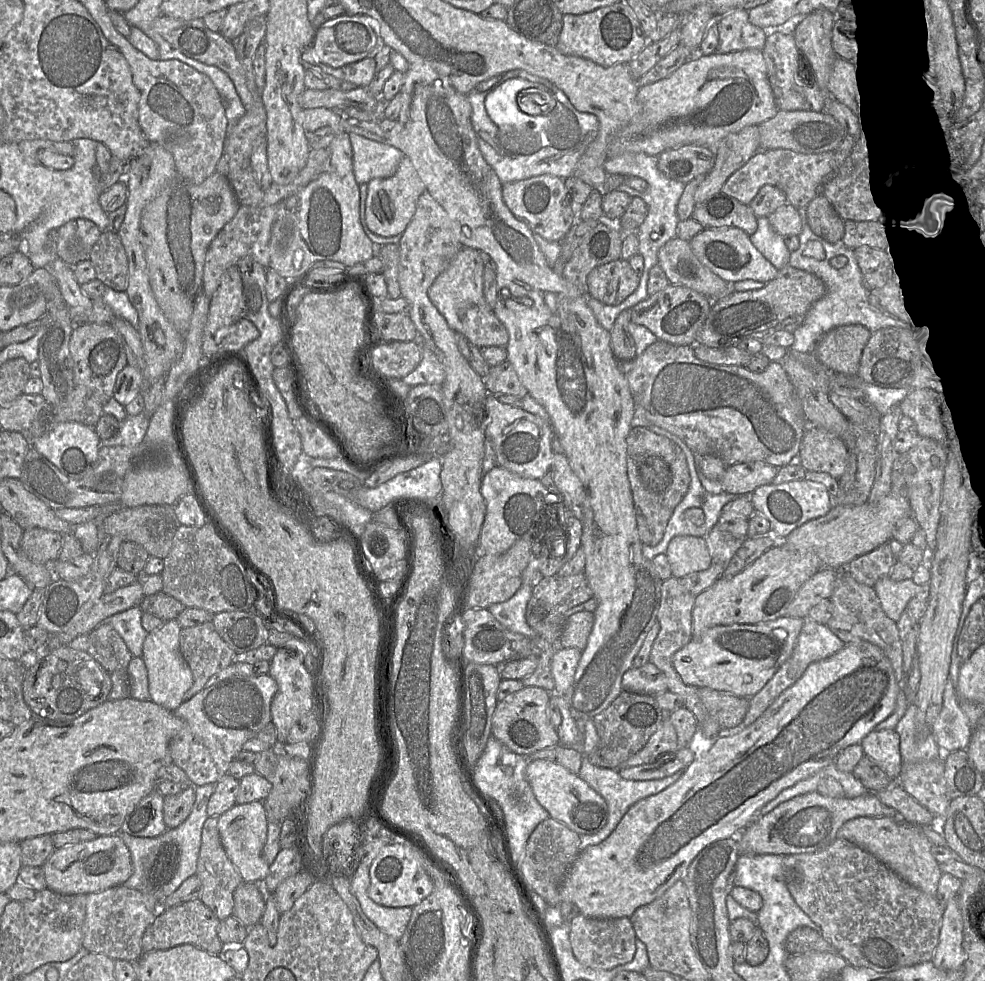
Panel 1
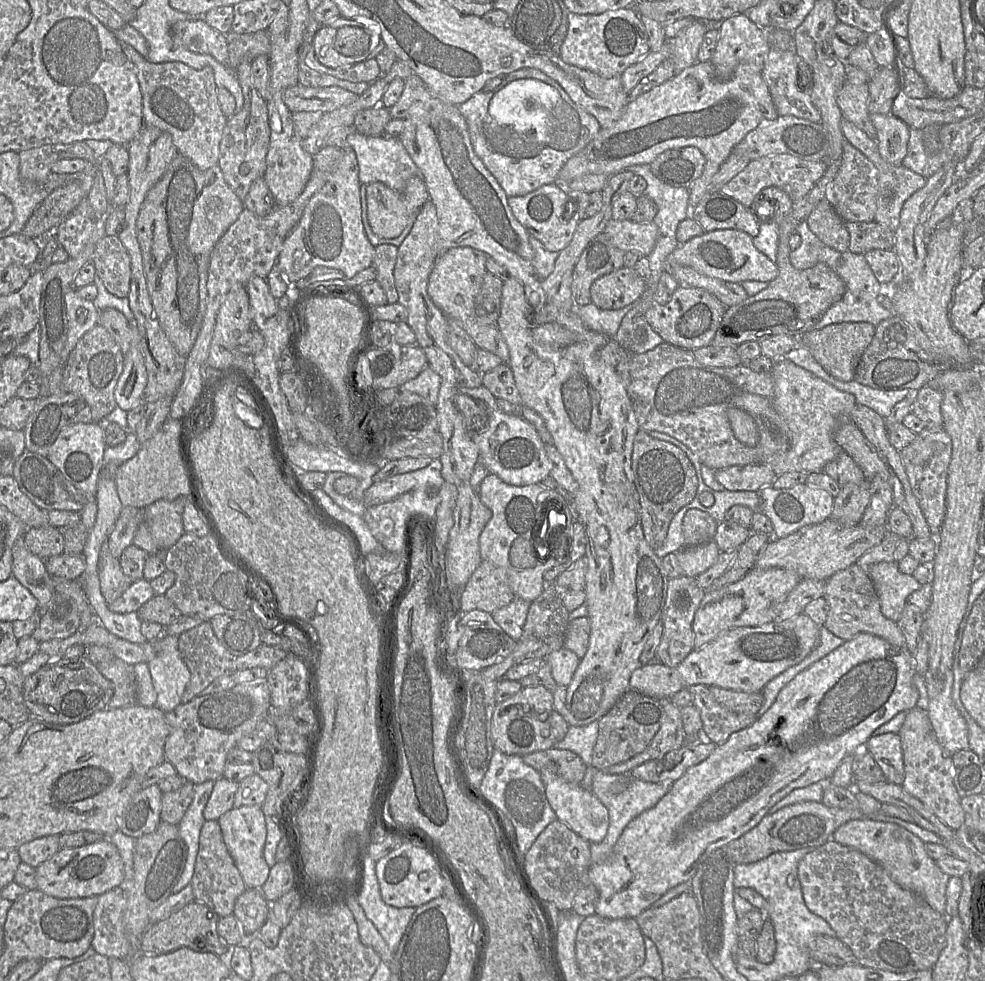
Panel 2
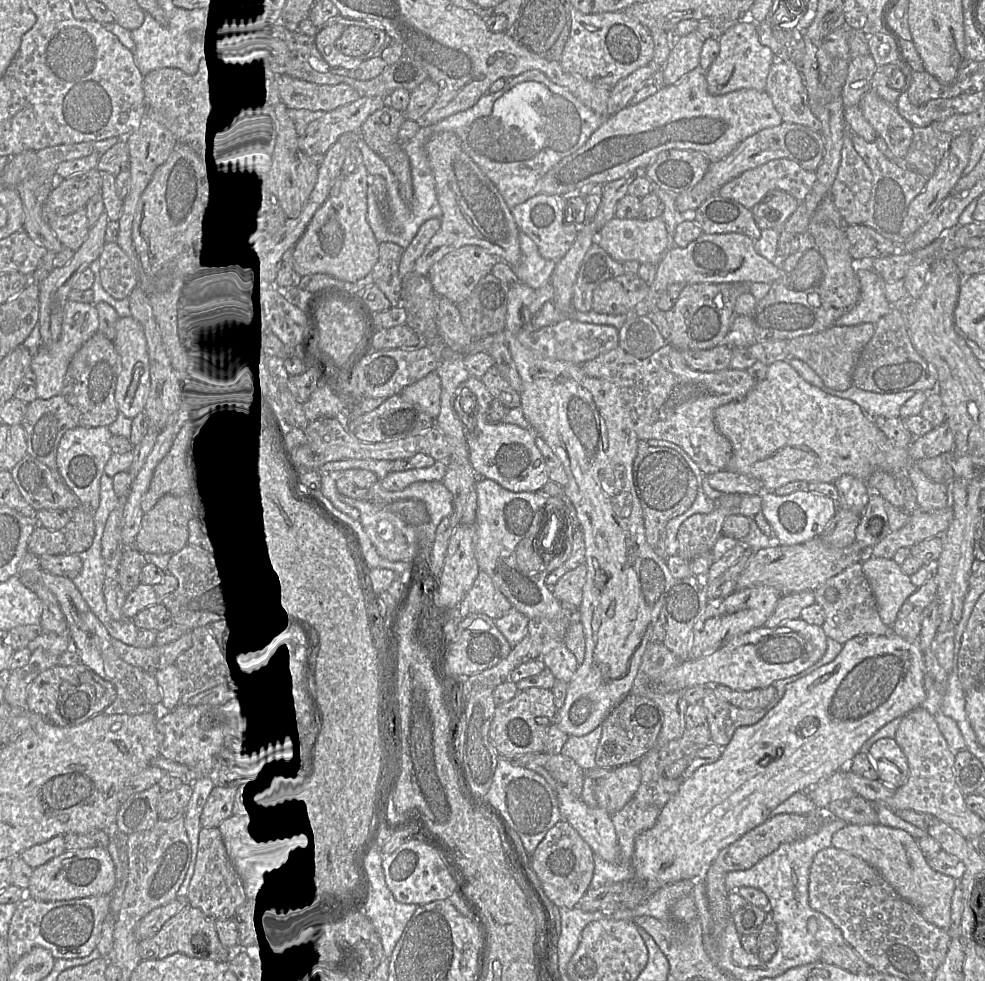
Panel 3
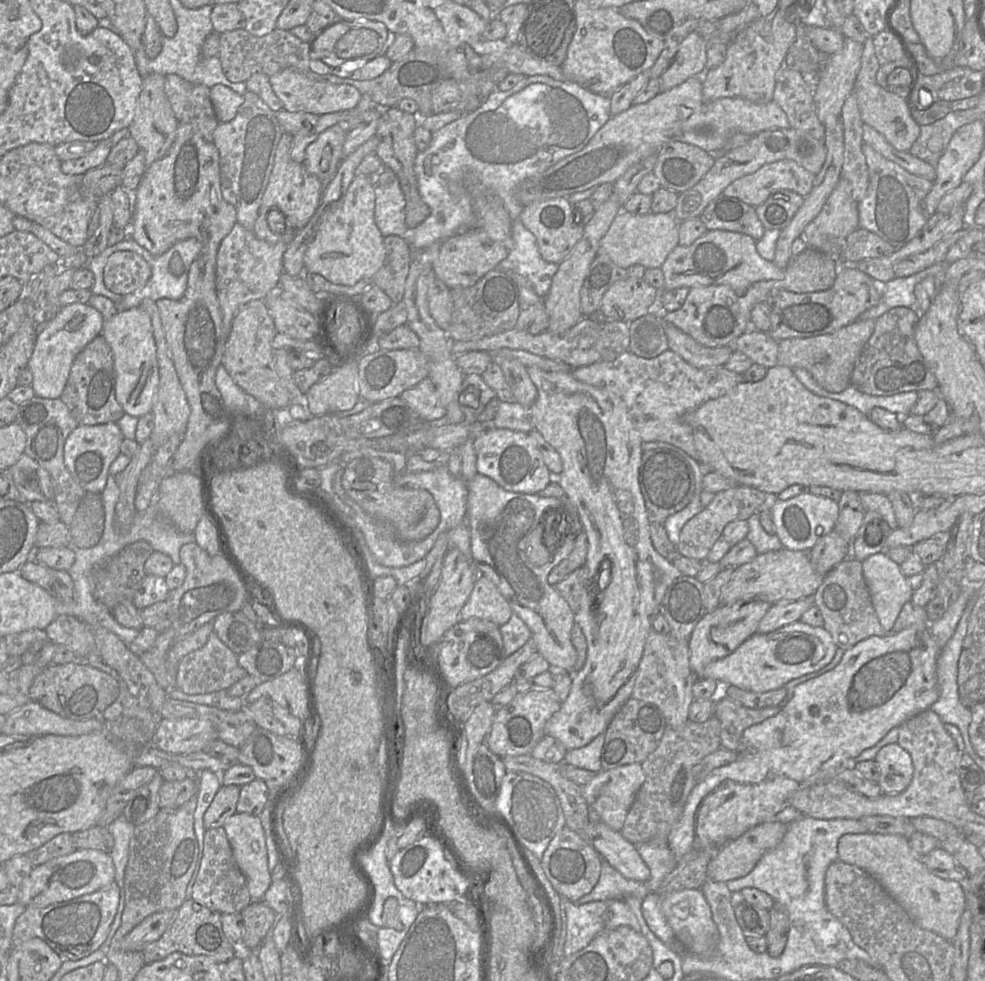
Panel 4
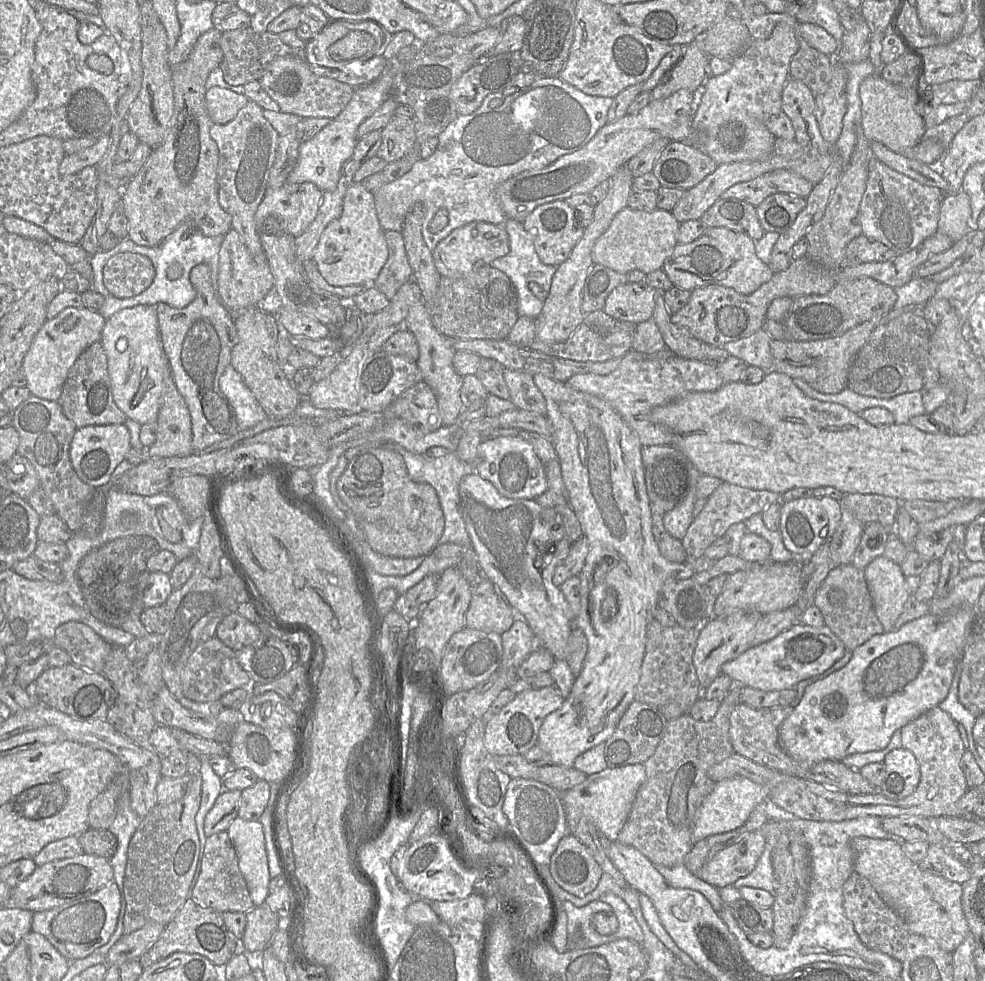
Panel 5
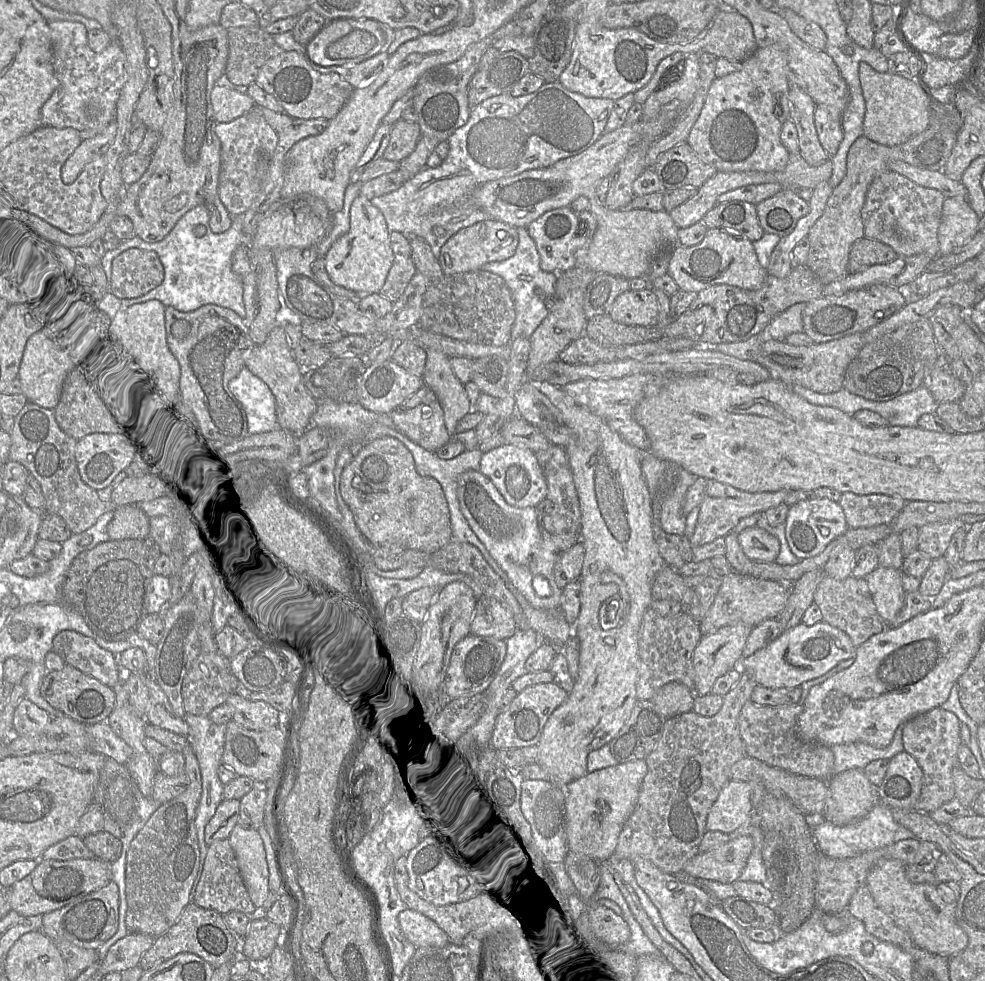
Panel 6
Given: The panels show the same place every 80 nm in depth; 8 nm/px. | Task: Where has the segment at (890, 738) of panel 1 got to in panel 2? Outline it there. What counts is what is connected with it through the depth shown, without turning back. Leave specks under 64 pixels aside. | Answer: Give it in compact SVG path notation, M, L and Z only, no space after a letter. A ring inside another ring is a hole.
M896 733L871 736L864 749L873 757L881 768L886 781L902 785L905 768L900 737Z

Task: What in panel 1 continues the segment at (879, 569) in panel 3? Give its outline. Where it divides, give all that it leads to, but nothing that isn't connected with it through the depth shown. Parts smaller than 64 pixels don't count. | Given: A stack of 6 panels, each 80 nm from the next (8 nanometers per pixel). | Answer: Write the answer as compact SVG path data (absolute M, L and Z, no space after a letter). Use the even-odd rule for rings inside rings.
M886 575L876 582L874 589L885 614L897 622L909 601L920 593L927 592L927 585L917 584L912 578L895 581Z

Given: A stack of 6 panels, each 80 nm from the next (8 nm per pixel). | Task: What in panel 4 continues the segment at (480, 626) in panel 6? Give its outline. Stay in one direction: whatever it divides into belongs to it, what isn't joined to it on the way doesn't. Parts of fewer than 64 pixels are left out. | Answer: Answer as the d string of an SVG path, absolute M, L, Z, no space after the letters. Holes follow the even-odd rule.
M478 575L471 595L460 611L460 620L479 618L501 626L509 621L512 613L496 586L484 575Z

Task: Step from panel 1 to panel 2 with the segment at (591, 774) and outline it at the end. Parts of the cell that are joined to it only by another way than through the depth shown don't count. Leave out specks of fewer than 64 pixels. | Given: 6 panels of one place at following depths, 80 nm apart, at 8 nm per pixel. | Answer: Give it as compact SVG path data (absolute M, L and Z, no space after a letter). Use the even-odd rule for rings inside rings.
M597 769L597 772L593 776L592 792L608 810L609 827L603 841L600 843L590 843L591 865L602 863L611 855L614 845L628 823L644 811L655 806L668 792L672 783L672 781L660 783L645 782L632 778L630 775L606 774L602 770ZM620 780L629 781L628 786L620 793L613 793L611 786L621 782Z

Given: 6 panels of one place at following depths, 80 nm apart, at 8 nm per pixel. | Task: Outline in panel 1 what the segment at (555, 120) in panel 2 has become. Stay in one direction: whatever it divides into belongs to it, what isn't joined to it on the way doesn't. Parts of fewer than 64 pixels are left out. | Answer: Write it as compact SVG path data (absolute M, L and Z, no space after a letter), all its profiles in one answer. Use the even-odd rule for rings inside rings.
M511 78L488 91L473 91L468 99L479 149L502 184L543 174L566 180L574 175L580 158L599 133L598 118L594 114L578 111L566 94L552 84L548 88L540 83ZM530 88L549 92L549 98L538 94L541 104L546 106L540 110L546 113L528 114L519 108L518 94Z

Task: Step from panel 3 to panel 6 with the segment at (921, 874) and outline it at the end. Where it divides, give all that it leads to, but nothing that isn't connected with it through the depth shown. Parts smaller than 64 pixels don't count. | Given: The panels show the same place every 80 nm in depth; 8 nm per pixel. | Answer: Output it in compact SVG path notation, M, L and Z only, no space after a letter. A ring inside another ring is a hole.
M896 859L879 860L867 874L866 884L877 906L912 937L914 943L937 955L951 958L968 944L968 936L955 917L960 895L957 882L912 883L906 876L906 865Z

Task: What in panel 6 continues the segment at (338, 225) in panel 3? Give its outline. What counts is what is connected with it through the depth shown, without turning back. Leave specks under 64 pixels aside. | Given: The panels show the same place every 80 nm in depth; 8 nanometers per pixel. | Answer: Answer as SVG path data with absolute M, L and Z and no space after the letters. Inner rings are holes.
M358 195L350 208L348 232L337 239L324 256L325 268L331 280L337 285L355 291L359 298L379 293L394 259L390 232L381 211L371 200Z

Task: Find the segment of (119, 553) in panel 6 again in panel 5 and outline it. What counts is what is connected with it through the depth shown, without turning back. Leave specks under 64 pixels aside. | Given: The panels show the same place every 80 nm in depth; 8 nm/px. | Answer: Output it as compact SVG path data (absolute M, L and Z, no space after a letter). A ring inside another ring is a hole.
M134 535L112 540L88 553L78 566L77 576L91 614L113 627L121 627L128 619L140 618L145 609L143 592L151 573L147 560L160 550L154 538Z

